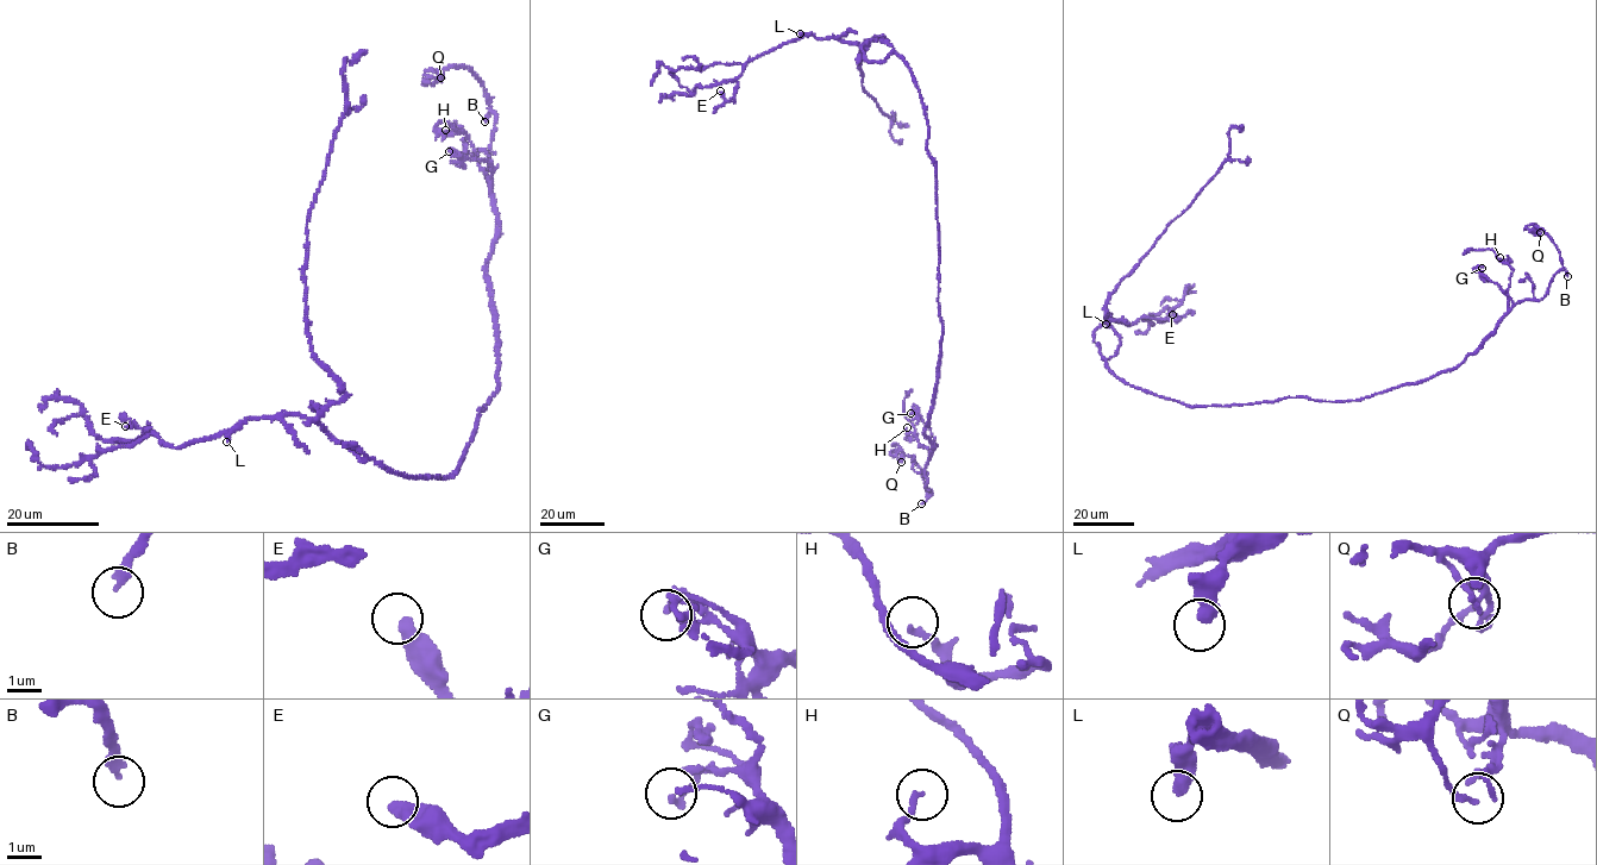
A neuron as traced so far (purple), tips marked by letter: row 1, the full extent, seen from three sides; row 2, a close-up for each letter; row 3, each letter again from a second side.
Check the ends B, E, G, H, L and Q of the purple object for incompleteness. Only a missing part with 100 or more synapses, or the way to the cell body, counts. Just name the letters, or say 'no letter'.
B

